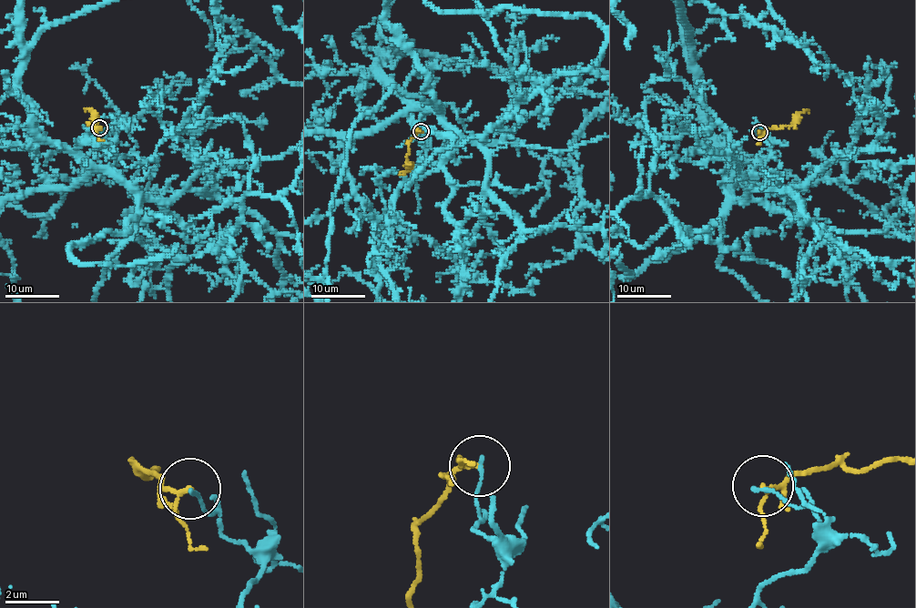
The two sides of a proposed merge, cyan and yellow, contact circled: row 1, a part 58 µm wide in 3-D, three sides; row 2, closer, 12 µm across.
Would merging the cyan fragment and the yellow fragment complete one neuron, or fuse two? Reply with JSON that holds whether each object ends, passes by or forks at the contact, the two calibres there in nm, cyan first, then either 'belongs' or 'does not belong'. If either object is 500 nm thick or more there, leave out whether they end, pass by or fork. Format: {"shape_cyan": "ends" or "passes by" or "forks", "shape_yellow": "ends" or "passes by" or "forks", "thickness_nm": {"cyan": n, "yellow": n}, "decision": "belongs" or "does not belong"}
{"shape_cyan": "ends", "shape_yellow": "passes by", "thickness_nm": {"cyan": 150, "yellow": 140}, "decision": "does not belong"}

